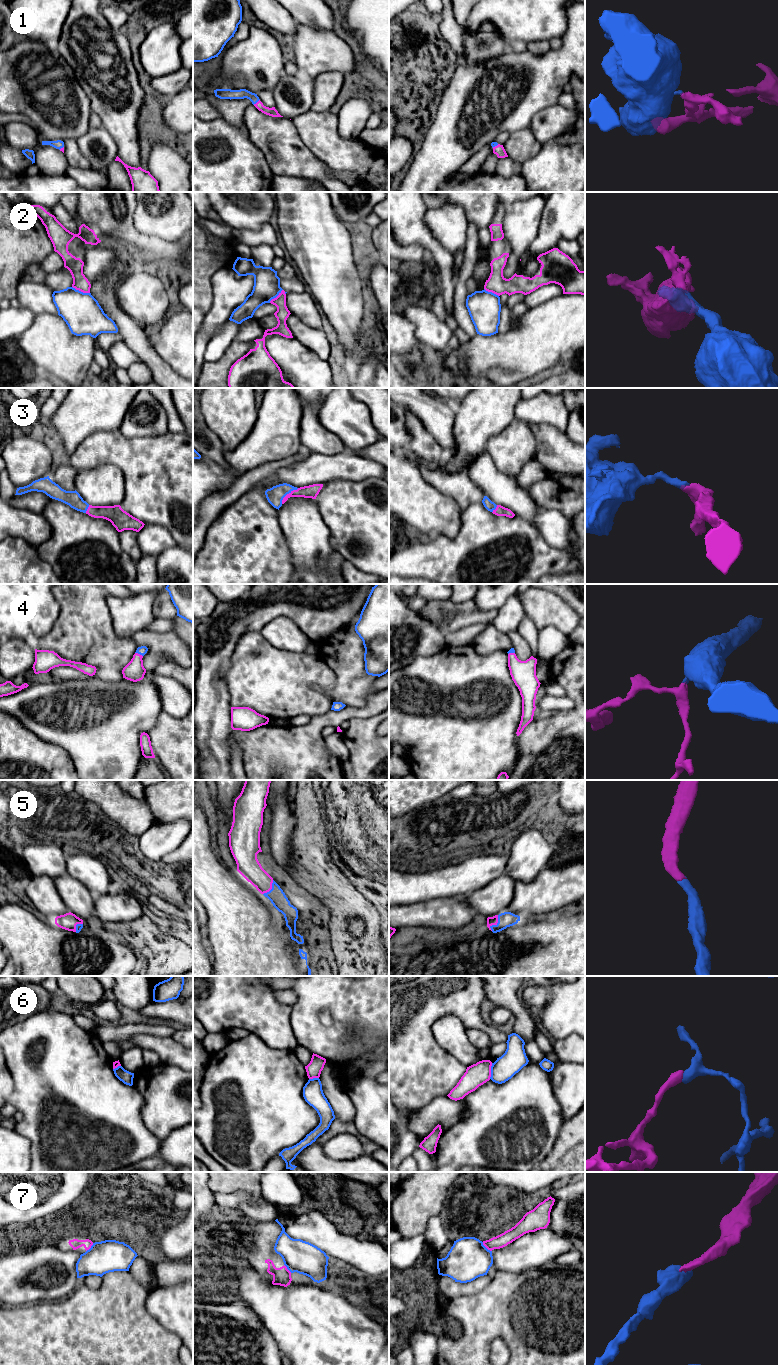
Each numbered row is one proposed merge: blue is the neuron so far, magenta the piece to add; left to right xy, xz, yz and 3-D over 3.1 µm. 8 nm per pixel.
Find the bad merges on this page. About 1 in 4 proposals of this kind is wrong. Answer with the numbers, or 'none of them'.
2, 6, 7

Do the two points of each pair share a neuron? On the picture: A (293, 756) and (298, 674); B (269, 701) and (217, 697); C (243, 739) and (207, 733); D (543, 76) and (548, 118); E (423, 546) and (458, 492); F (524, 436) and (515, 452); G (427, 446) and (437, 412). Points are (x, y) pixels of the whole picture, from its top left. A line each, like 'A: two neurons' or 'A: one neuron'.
A: two neurons
B: two neurons
C: two neurons
D: two neurons
E: two neurons
F: one neuron
G: two neurons

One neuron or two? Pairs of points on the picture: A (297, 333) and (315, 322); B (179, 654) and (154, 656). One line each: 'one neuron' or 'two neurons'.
A: two neurons
B: one neuron

